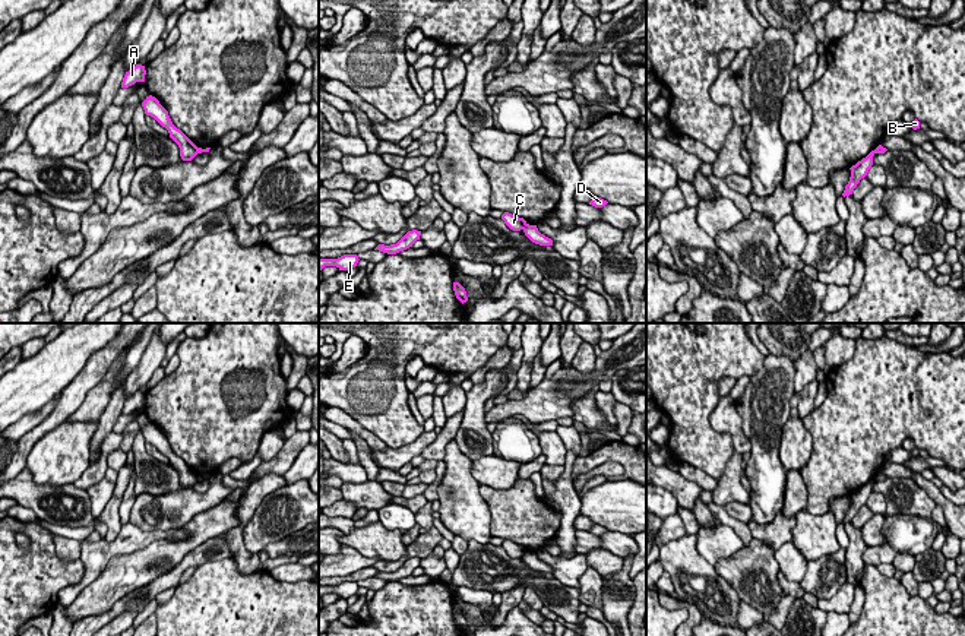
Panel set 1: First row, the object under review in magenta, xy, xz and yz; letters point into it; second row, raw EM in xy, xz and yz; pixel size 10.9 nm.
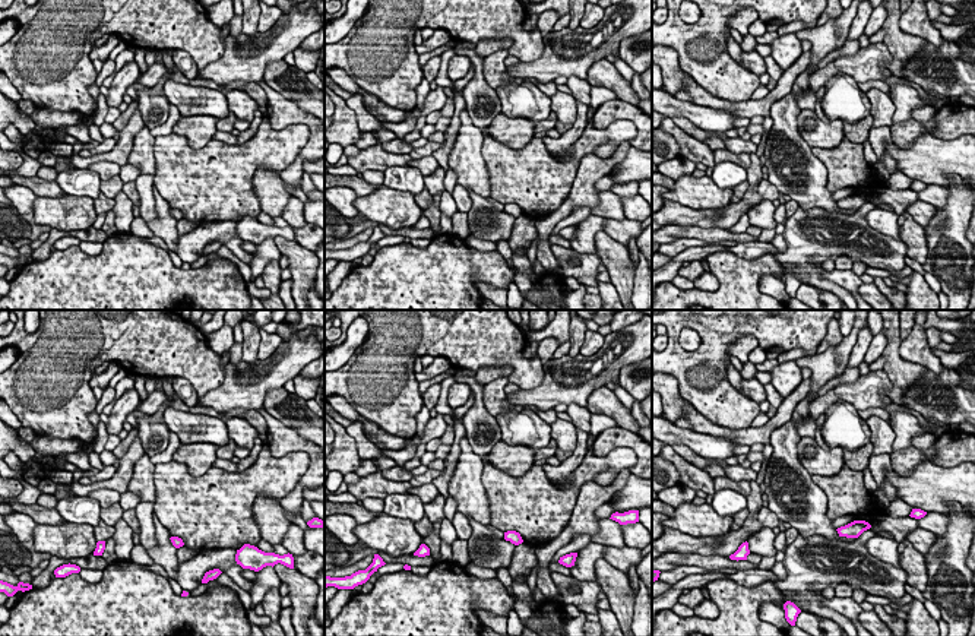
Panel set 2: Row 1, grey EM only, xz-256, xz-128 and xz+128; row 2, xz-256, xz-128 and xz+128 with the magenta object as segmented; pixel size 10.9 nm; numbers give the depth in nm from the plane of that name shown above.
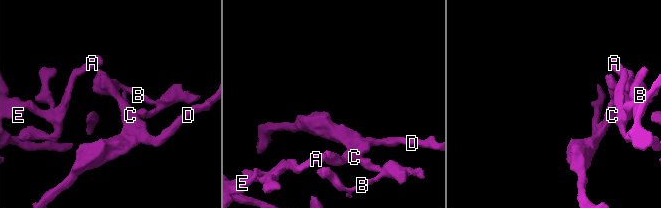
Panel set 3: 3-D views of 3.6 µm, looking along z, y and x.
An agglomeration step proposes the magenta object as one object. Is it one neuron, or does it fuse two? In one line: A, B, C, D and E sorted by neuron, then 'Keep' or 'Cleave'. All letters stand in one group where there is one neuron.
Groups: A C D E / B. Cleave

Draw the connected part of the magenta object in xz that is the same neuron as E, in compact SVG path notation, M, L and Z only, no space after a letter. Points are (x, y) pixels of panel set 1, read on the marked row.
M344 254L338 259L319 259L319 269L322 270L325 266L336 266L339 270L349 270L358 263L357 254Z

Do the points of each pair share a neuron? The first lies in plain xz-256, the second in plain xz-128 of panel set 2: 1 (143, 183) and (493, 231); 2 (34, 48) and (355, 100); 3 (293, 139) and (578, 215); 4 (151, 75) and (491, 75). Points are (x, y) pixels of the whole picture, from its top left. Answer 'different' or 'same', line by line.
1: same
2: different
3: different
4: same

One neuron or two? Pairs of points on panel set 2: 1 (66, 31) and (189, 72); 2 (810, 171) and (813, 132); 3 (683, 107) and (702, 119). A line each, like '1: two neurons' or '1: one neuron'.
1: two neurons
2: two neurons
3: one neuron

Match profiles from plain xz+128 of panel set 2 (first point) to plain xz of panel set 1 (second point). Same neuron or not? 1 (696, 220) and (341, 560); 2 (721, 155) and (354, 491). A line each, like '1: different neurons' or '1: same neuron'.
1: same neuron
2: different neurons

